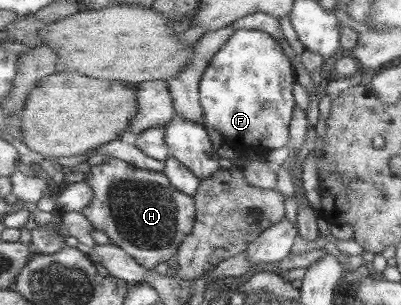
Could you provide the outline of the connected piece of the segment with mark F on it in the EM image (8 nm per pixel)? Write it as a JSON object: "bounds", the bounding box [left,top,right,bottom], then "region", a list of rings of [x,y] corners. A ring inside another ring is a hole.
{"bounds":[200,29,297,153],"region":[[[241,29],[216,53],[200,84],[201,105],[204,109],[204,128],[216,129],[228,146],[238,151],[252,146],[258,153],[287,147],[291,139],[291,124],[297,111],[294,99],[296,75],[284,50],[264,31]]]}

